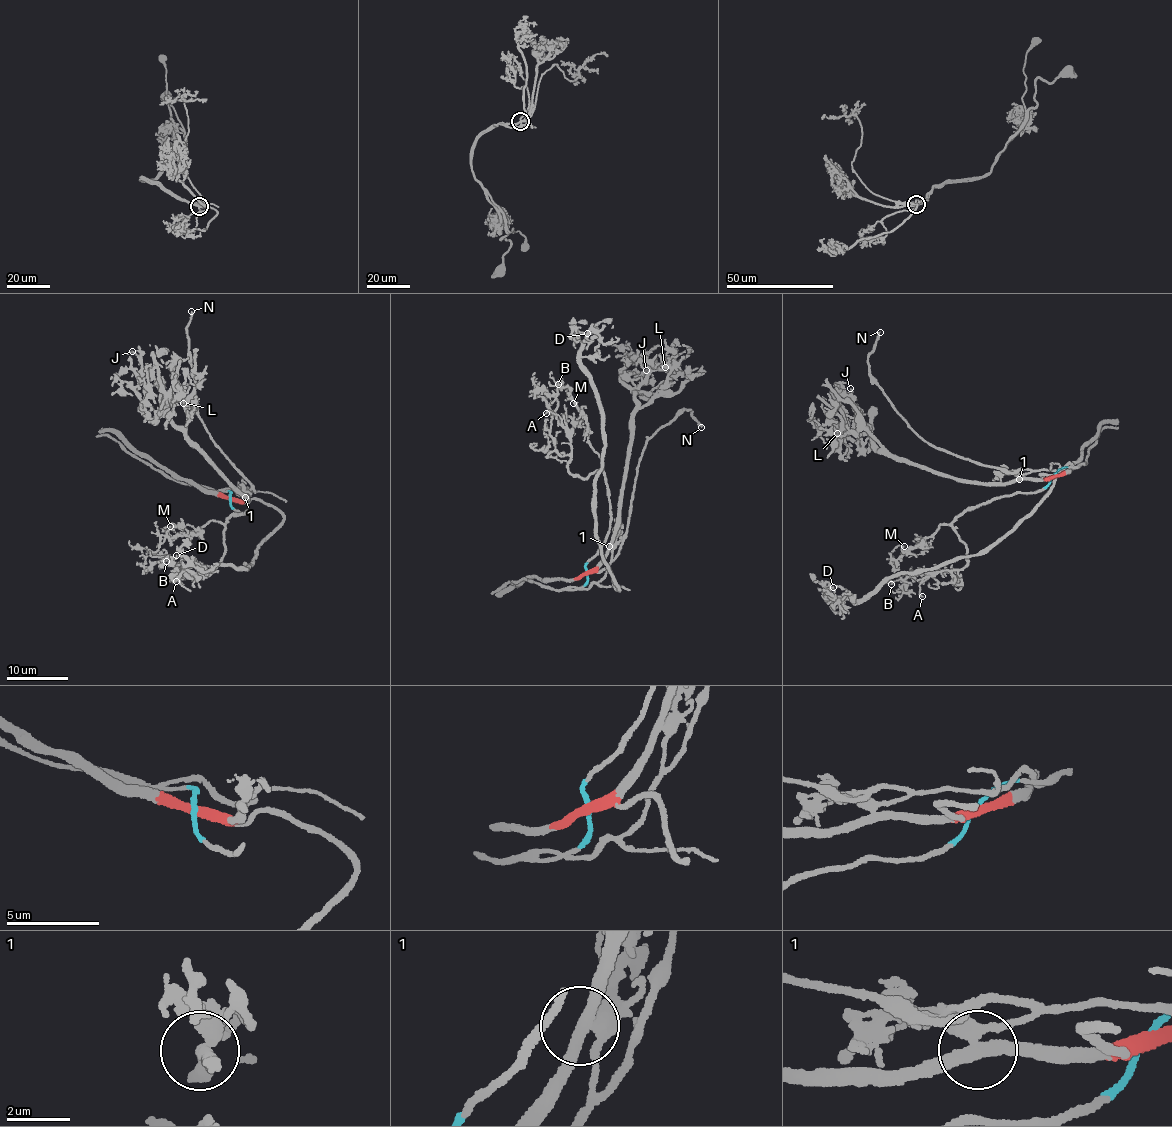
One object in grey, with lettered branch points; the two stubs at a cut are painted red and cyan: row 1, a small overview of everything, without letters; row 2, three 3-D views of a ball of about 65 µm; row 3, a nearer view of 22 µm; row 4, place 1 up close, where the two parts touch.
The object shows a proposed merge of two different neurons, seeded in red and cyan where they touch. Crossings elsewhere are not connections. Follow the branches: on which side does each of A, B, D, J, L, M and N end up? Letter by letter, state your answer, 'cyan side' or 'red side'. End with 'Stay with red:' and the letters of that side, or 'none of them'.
A: cyan side
B: cyan side
D: red side
J: red side
L: red side
M: cyan side
N: cyan side
Stay with red: D, J, L

